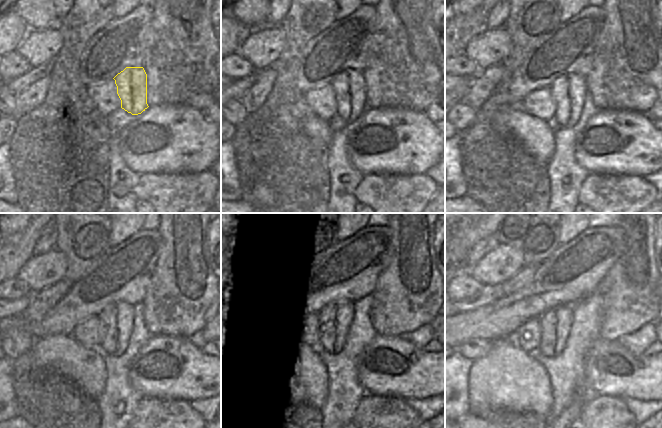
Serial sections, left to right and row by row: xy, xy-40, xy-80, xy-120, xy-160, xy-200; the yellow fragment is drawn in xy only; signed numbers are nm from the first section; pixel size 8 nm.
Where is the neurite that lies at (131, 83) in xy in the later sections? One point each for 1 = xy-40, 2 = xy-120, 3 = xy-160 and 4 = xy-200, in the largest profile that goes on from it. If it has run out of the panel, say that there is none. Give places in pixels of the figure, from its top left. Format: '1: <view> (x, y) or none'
1: xy-40 (349, 86)
2: xy-120 (117, 318)
3: xy-160 (335, 320)
4: xy-200 (556, 323)

